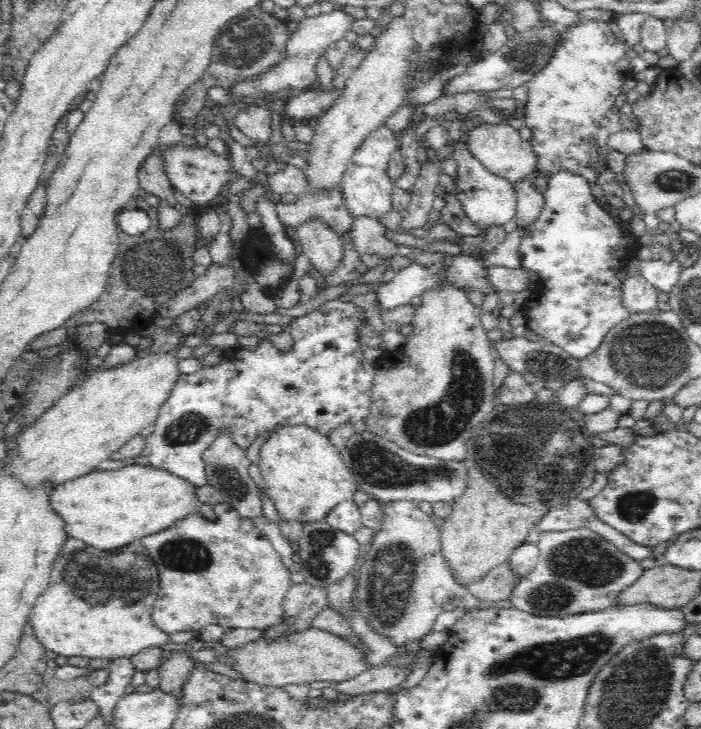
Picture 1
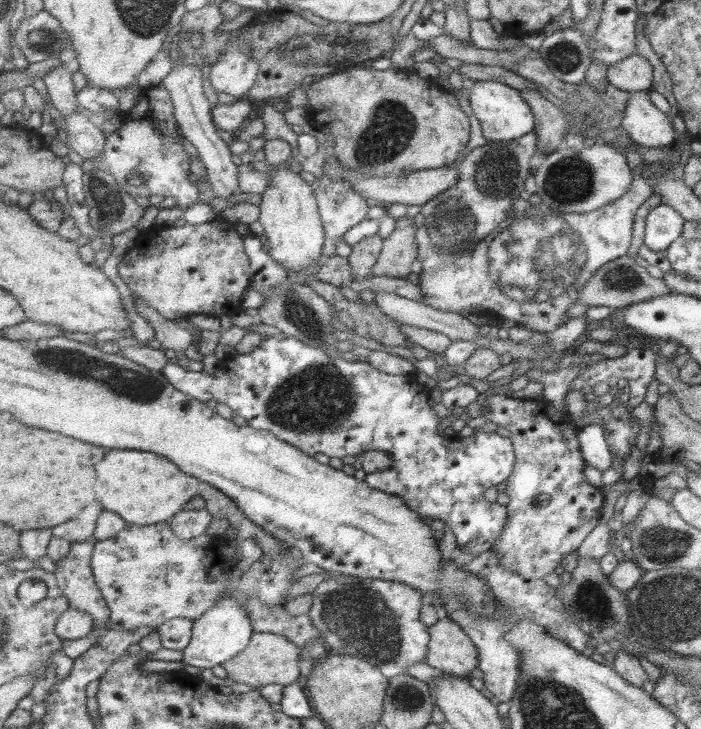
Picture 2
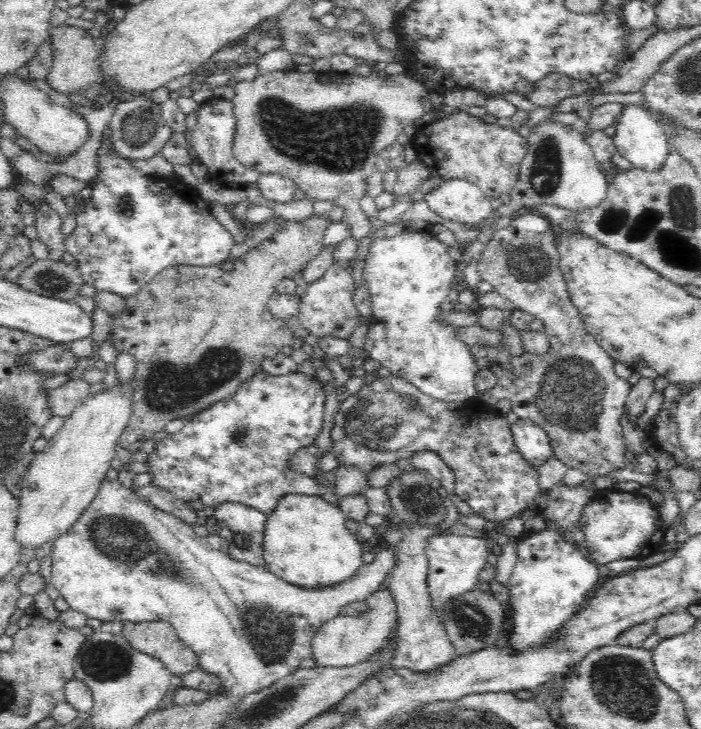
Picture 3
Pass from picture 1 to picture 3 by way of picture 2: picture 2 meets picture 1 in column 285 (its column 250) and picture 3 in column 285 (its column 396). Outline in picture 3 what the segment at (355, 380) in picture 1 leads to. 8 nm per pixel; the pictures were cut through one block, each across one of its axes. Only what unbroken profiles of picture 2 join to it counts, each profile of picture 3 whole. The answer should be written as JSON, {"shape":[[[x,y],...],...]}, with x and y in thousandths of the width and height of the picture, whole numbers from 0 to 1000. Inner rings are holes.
{"shape":[[[374,508],[368,509],[362,513],[362,516],[345,523],[345,527],[342,527],[338,532],[334,543],[320,549],[312,549],[304,556],[300,556],[294,562],[274,569],[257,593],[241,595],[237,601],[228,604],[228,606],[224,606],[221,620],[211,626],[211,631],[208,632],[208,638],[211,638],[211,642],[214,643],[211,649],[217,653],[215,664],[225,665],[230,669],[237,669],[237,672],[245,675],[252,683],[257,683],[265,689],[285,687],[295,700],[308,697],[314,694],[314,691],[320,691],[322,689],[340,689],[351,694],[359,694],[361,697],[365,697],[379,705],[385,705],[388,704],[388,700],[397,694],[397,689],[411,678],[429,676],[437,680],[462,680],[468,669],[464,669],[462,665],[458,665],[451,657],[441,657],[425,647],[419,647],[419,645],[414,643],[411,631],[417,628],[419,619],[428,617],[428,615],[449,610],[451,601],[454,595],[456,595],[459,584],[462,584],[462,568],[465,568],[465,540],[468,540],[465,525],[459,521],[454,521],[454,517],[449,514],[437,514],[435,512],[422,509],[405,516],[391,516]]]}

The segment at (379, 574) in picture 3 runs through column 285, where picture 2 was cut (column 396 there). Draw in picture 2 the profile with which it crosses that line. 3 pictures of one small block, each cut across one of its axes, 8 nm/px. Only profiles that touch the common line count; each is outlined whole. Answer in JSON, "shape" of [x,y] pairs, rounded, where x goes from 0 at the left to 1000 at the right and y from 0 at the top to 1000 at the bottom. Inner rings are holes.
{"shape":[[[481,787],[452,805],[447,818],[447,833],[439,840],[441,845],[447,856],[459,867],[461,877],[469,881],[481,897],[501,897],[525,905],[553,931],[586,925],[586,915],[595,908],[609,909],[615,871],[613,859],[601,853],[601,831],[606,826],[598,808],[575,798]]]}

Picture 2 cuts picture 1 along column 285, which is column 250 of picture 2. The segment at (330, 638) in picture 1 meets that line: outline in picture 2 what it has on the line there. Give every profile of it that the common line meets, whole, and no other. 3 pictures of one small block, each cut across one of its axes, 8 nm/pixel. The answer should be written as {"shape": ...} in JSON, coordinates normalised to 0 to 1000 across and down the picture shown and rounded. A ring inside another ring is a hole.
{"shape":[[[361,866],[358,881],[345,897],[318,909],[317,914],[324,922],[324,929],[337,936],[367,942],[382,938],[404,938],[408,942],[431,931],[429,915],[427,915],[429,900],[431,889],[408,872]]]}

